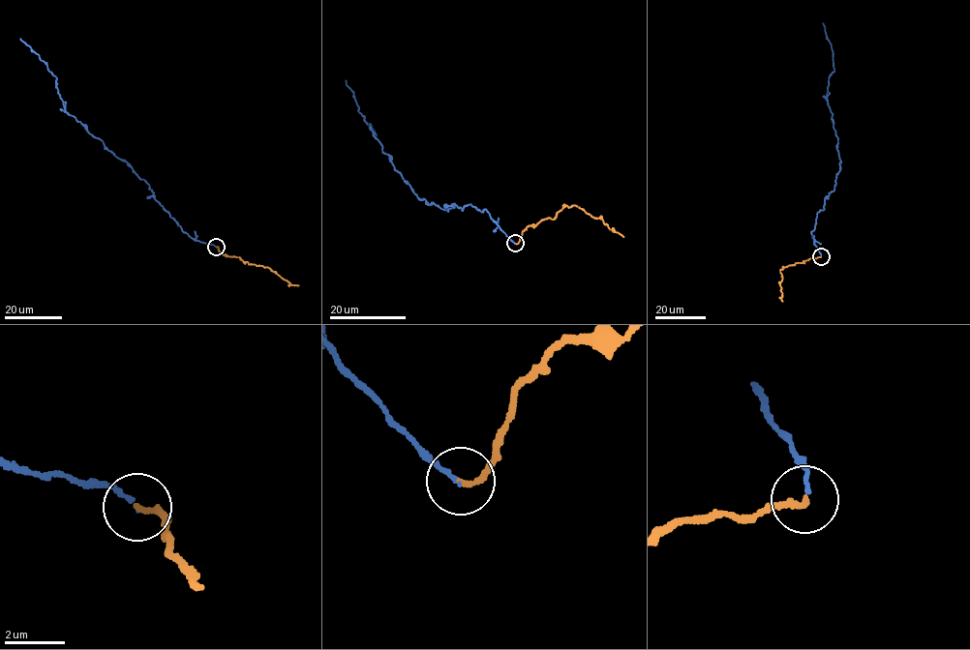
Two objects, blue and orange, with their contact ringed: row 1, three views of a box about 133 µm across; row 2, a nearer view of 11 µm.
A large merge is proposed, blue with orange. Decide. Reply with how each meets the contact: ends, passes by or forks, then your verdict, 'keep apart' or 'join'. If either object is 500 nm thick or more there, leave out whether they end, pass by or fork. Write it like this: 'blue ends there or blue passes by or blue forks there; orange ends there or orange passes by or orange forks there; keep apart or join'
blue ends there; orange ends there; join

